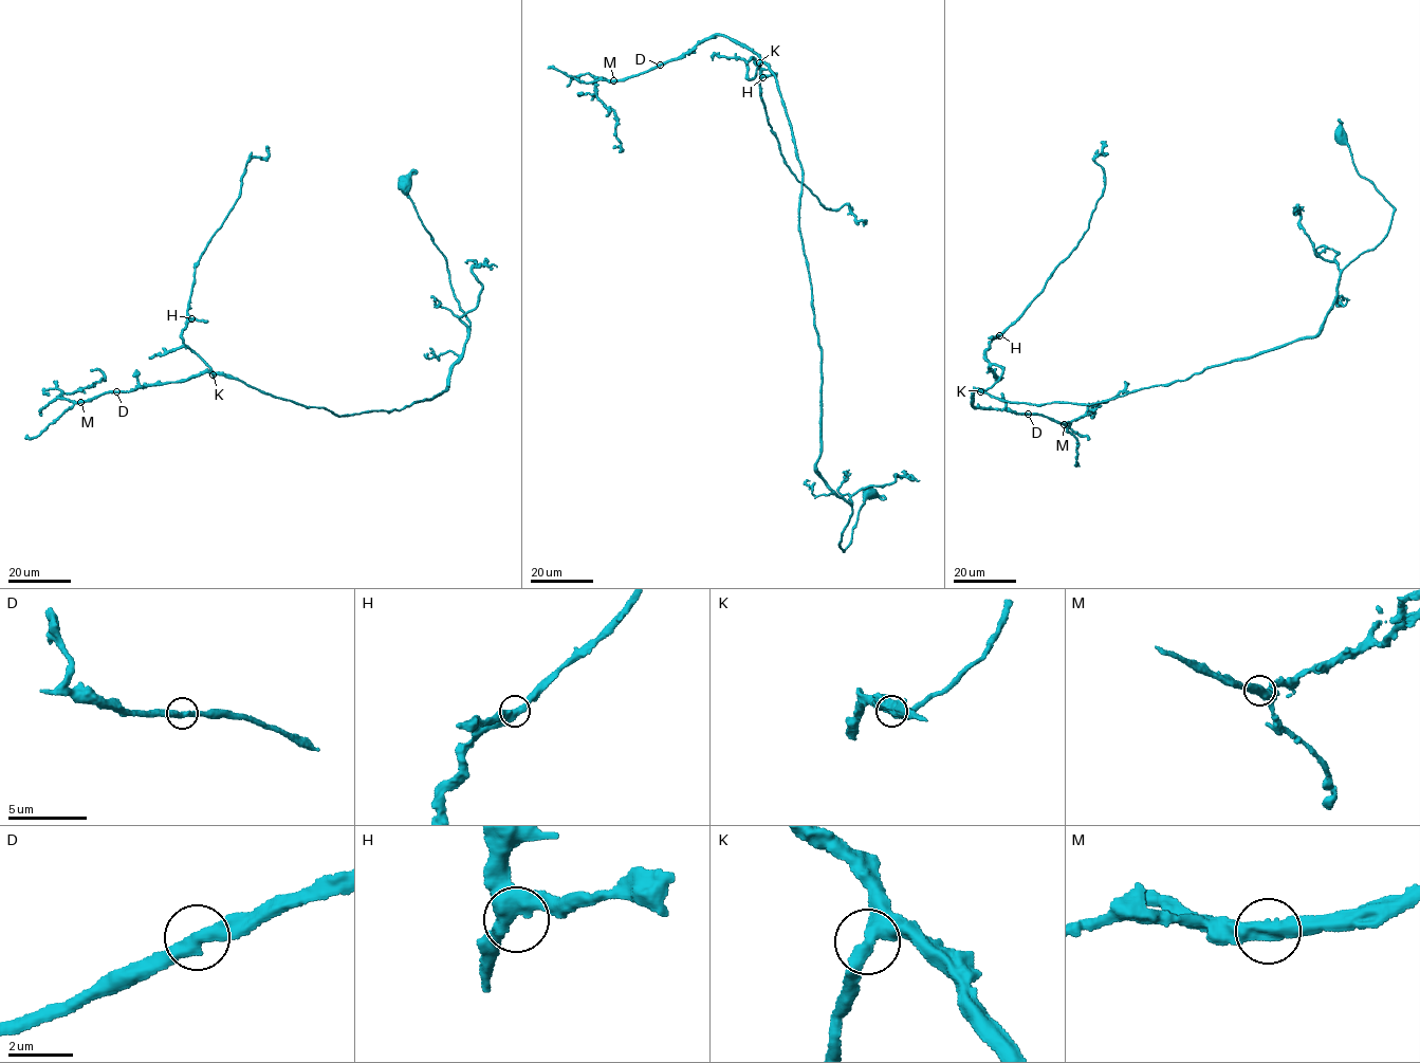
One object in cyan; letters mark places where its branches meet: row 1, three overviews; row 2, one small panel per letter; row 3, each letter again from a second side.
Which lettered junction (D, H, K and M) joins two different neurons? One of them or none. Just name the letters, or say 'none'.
none

